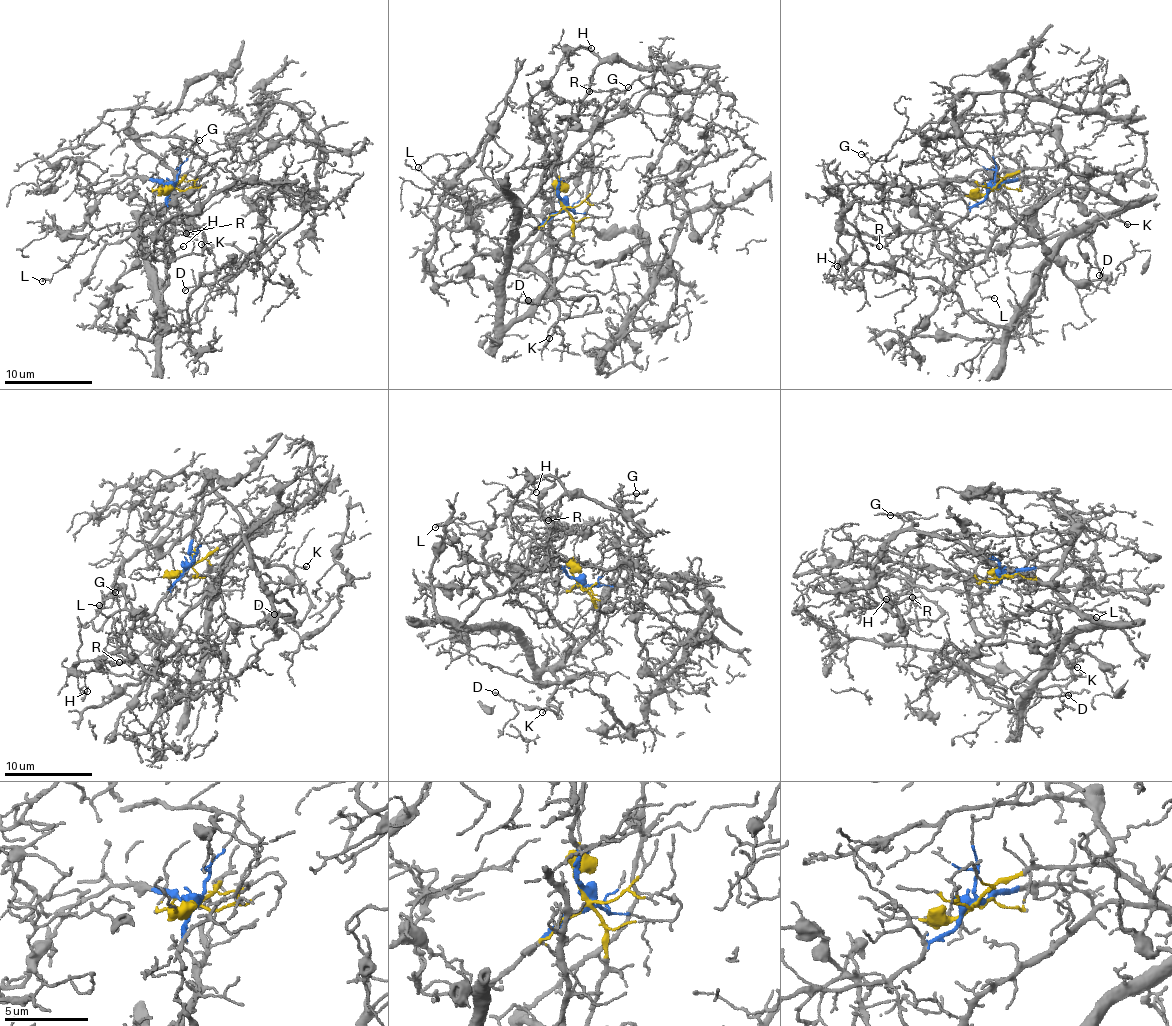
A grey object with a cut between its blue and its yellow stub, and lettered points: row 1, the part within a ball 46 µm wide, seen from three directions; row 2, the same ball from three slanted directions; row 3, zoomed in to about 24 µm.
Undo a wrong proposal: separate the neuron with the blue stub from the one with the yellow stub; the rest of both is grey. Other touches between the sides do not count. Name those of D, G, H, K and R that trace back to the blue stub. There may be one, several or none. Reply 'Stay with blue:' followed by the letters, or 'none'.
Stay with blue: G, H, R

